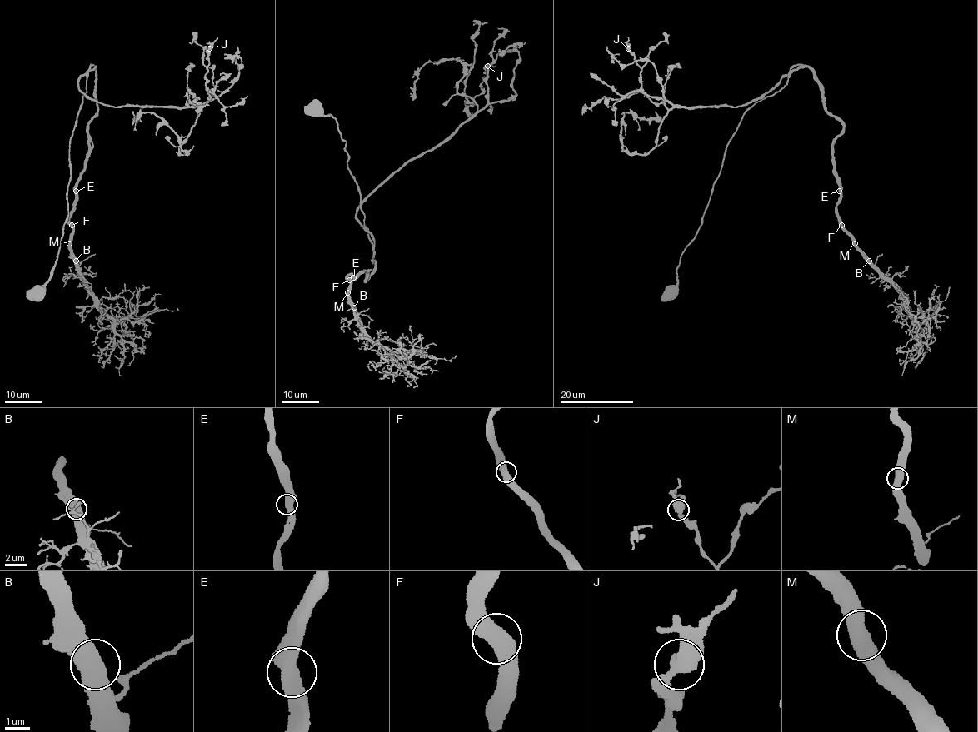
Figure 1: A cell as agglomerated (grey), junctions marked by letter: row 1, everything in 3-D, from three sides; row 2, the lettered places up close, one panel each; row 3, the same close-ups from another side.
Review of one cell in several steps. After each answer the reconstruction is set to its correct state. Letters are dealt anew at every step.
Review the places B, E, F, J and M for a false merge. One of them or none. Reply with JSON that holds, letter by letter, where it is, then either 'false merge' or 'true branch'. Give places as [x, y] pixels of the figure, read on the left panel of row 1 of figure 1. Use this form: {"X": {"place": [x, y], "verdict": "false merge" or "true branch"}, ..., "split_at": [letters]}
{"B": {"place": [76, 261], "verdict": "true branch"}, "E": {"place": [76, 191], "verdict": "true branch"}, "F": {"place": [72, 225], "verdict": "true branch"}, "J": {"place": [209, 48], "verdict": "true branch"}, "M": {"place": [69, 243], "verdict": "true branch"}, "split_at": []}

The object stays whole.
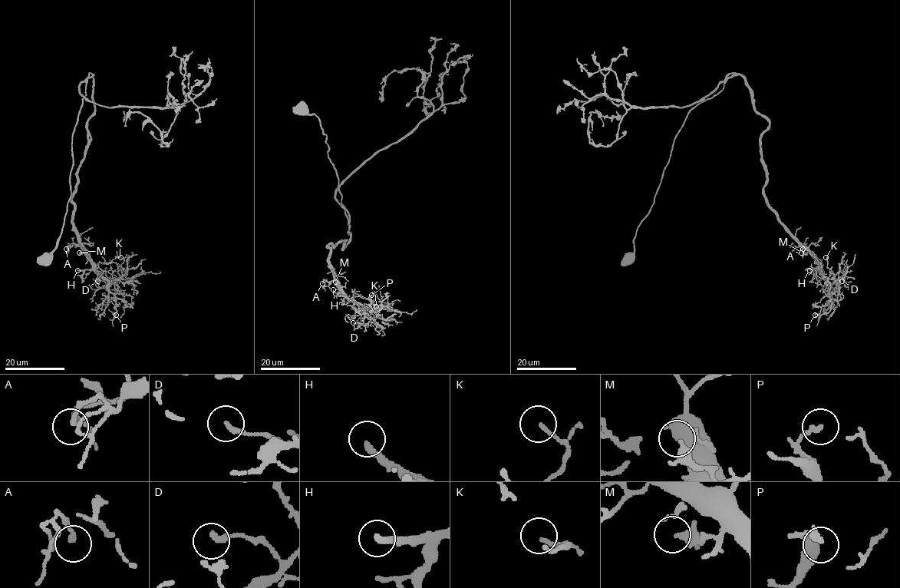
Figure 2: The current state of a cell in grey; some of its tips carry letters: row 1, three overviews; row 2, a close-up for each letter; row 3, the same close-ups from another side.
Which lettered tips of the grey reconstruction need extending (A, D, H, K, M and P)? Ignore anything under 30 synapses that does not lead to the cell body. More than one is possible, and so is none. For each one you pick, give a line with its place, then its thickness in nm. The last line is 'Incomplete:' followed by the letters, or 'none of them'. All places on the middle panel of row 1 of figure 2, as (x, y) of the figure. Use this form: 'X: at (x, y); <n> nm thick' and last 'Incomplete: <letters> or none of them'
H: at (333, 289); 260 nm thick
Incomplete: H

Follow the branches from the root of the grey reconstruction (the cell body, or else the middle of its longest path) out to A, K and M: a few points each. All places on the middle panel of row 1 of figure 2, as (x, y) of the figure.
A: (300, 107), (319, 119), (349, 216), (350, 240), (344, 249), (344, 240), (328, 246), (334, 279), (322, 283)
K: (300, 107), (319, 119), (349, 216), (350, 240), (328, 246), (334, 281), (377, 314), (376, 306)
M: (300, 107), (319, 119), (349, 216), (350, 240), (344, 249), (344, 240), (328, 246), (339, 287), (335, 282)

